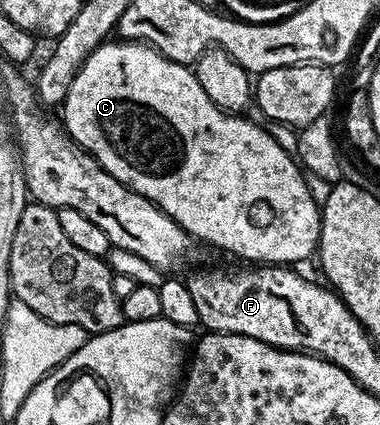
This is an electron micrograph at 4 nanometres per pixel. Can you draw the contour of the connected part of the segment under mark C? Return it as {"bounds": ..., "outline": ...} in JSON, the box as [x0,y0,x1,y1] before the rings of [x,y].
{"bounds":[63,43,319,266],"outline":[[[113,43],[100,44],[71,82],[63,101],[63,127],[69,139],[94,156],[111,178],[158,204],[198,241],[206,240],[225,252],[234,252],[245,259],[242,261],[264,262],[269,266],[293,266],[296,260],[314,255],[319,239],[315,227],[319,205],[304,187],[280,188],[280,184],[300,185],[303,180],[298,165],[289,164],[286,145],[266,132],[260,123],[217,108],[214,97],[205,93],[192,67],[171,62],[148,44]]]}

